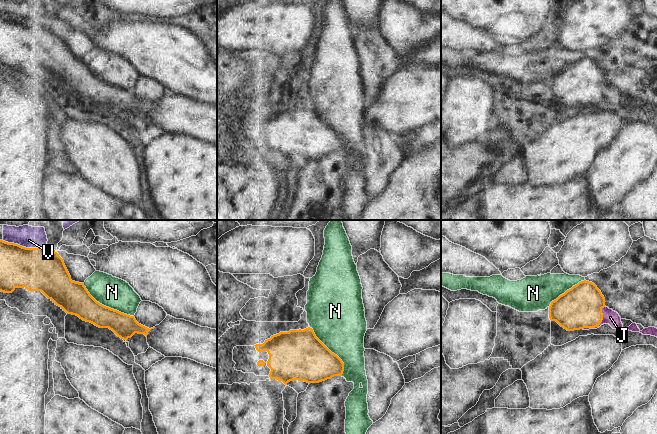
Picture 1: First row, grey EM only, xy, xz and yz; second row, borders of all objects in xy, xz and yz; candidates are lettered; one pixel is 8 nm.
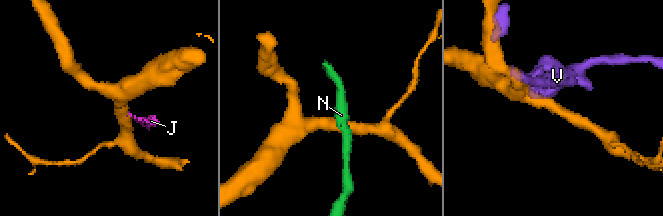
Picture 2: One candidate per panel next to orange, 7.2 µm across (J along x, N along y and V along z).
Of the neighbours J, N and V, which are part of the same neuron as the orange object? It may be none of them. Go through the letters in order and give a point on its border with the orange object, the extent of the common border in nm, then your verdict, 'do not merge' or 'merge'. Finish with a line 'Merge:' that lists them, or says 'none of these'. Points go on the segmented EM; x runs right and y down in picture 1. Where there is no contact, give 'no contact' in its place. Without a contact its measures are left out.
J: yz (600, 322) | 260 nm | merge
N: xy (105, 306) | 480 nm | do not merge
V: xy (24, 247) | 360 nm | do not merge
Merge: J

